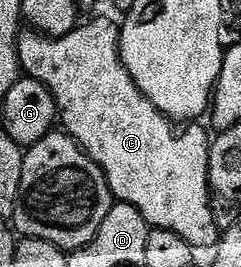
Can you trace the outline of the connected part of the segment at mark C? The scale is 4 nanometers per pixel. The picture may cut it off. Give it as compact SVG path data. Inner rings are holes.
M94 19L91 23L83 22L75 27L72 33L68 33L59 39L52 39L49 35L39 35L33 29L26 29L18 36L18 65L19 68L29 78L40 81L40 85L44 85L52 93L52 97L58 106L58 119L64 128L65 134L69 135L83 151L86 152L88 158L95 163L97 167L104 173L106 184L110 187L110 194L119 203L127 203L136 208L144 217L144 221L149 223L151 228L159 227L160 229L168 229L172 233L180 233L180 237L184 237L184 241L188 241L191 247L201 249L201 247L213 248L220 239L220 227L218 231L218 223L214 220L214 211L210 208L210 199L212 200L212 192L210 189L210 144L211 136L206 136L206 131L202 125L175 125L165 115L159 113L156 105L152 105L152 101L148 101L148 97L144 97L144 93L140 93L140 89L136 85L136 81L132 81L132 77L128 73L128 69L122 60L122 54L118 48L118 32L120 30L117 22L113 23L110 19Z

